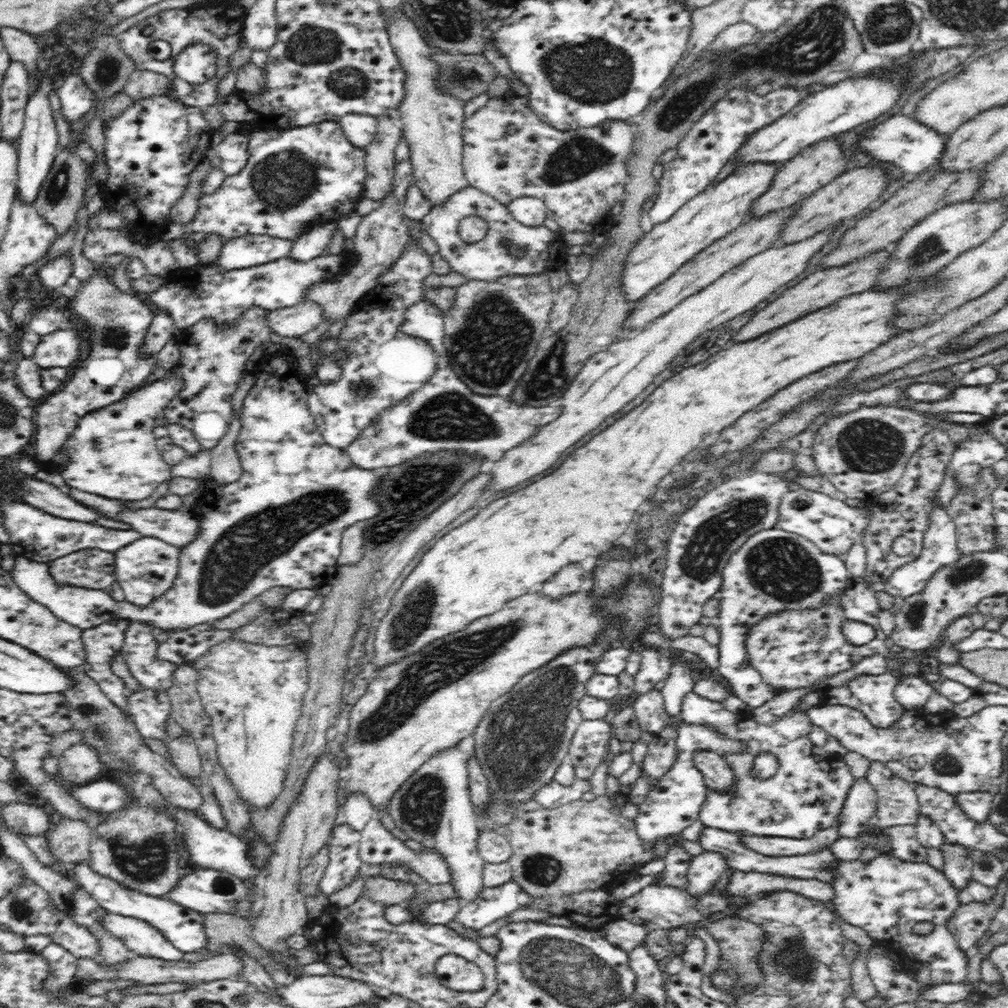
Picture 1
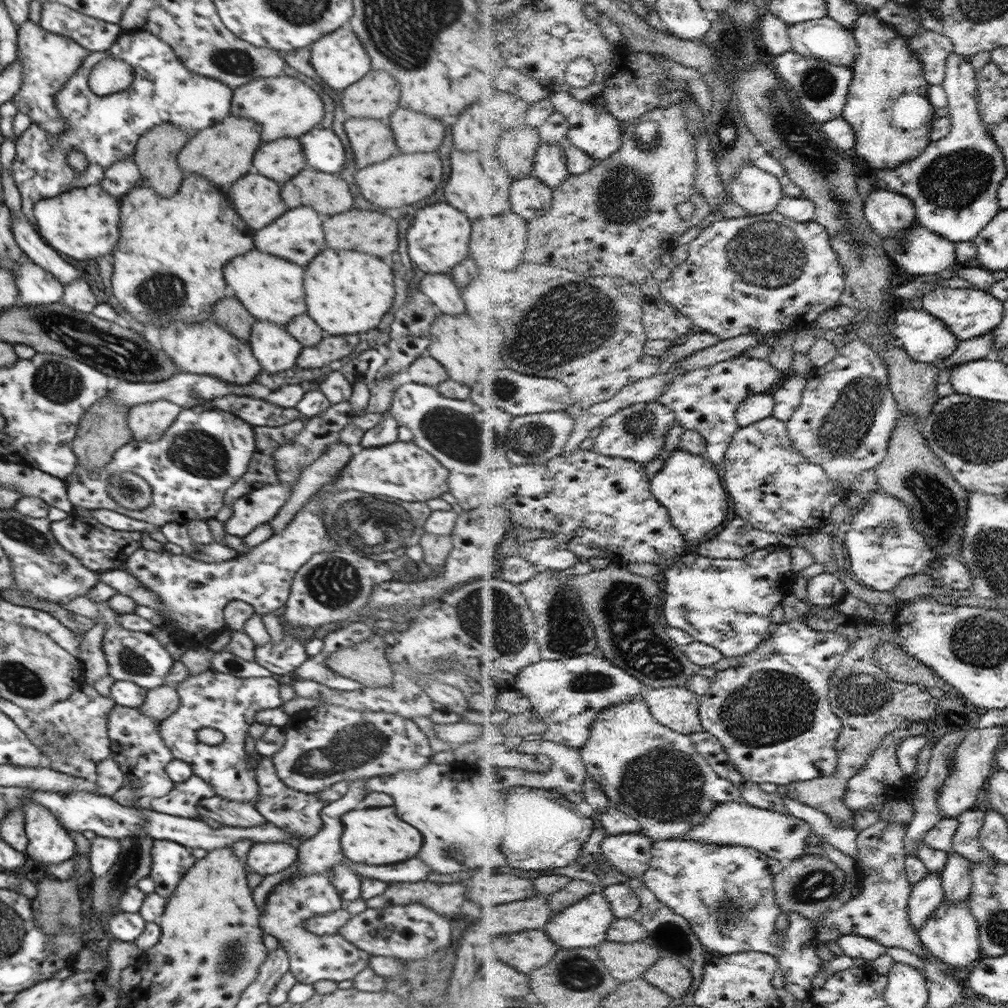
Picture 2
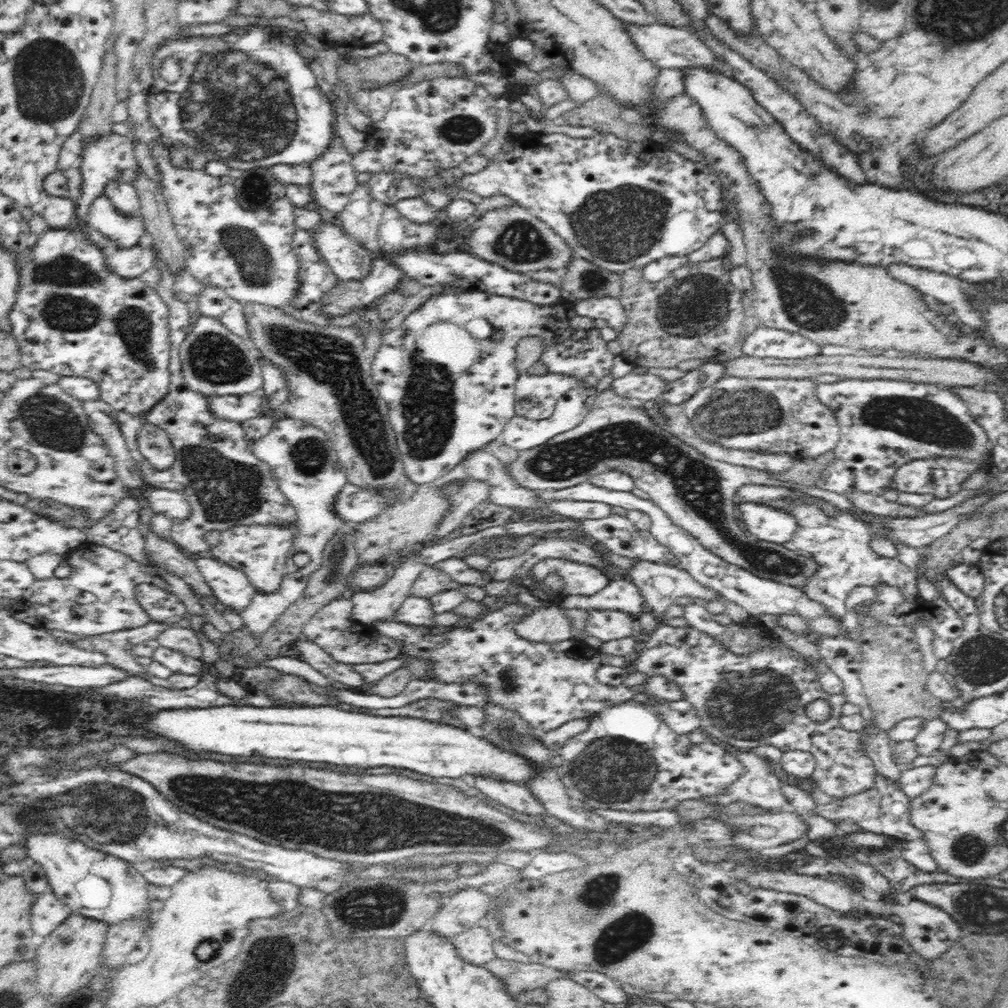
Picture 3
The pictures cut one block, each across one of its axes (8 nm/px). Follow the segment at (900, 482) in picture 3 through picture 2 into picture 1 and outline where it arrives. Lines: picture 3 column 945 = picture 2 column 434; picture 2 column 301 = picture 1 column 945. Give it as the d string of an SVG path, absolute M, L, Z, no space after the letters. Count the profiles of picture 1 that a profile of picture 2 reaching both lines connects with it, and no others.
M938 500L933 501L933 510L930 512L930 524L924 533L923 549L921 550L920 557L913 562L903 565L898 568L884 583L884 592L897 598L901 601L914 594L924 592L926 582L943 567L955 564L961 558L961 550L958 548L958 535L955 522L952 517L947 513Z

